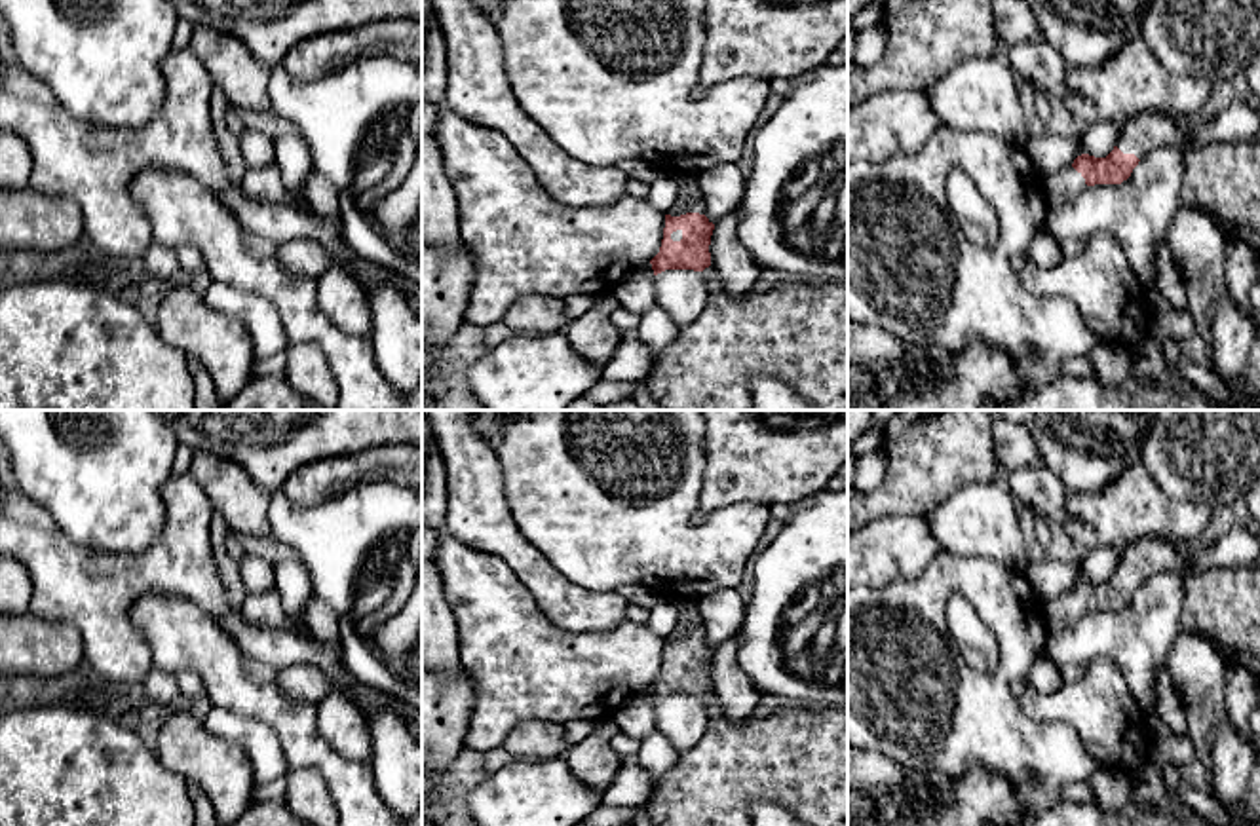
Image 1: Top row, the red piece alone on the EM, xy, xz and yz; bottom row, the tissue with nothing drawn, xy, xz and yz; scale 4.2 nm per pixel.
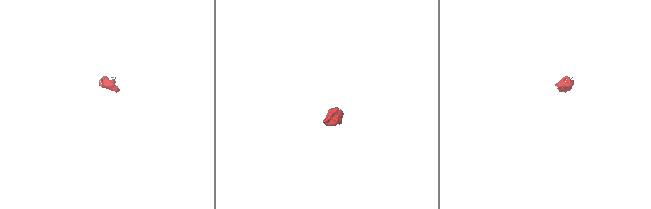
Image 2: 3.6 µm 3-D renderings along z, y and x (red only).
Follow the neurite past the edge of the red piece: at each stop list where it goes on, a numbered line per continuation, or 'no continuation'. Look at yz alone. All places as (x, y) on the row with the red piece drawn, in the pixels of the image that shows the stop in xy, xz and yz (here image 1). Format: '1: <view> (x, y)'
1: yz (1222, 177)
2: yz (1063, 187)

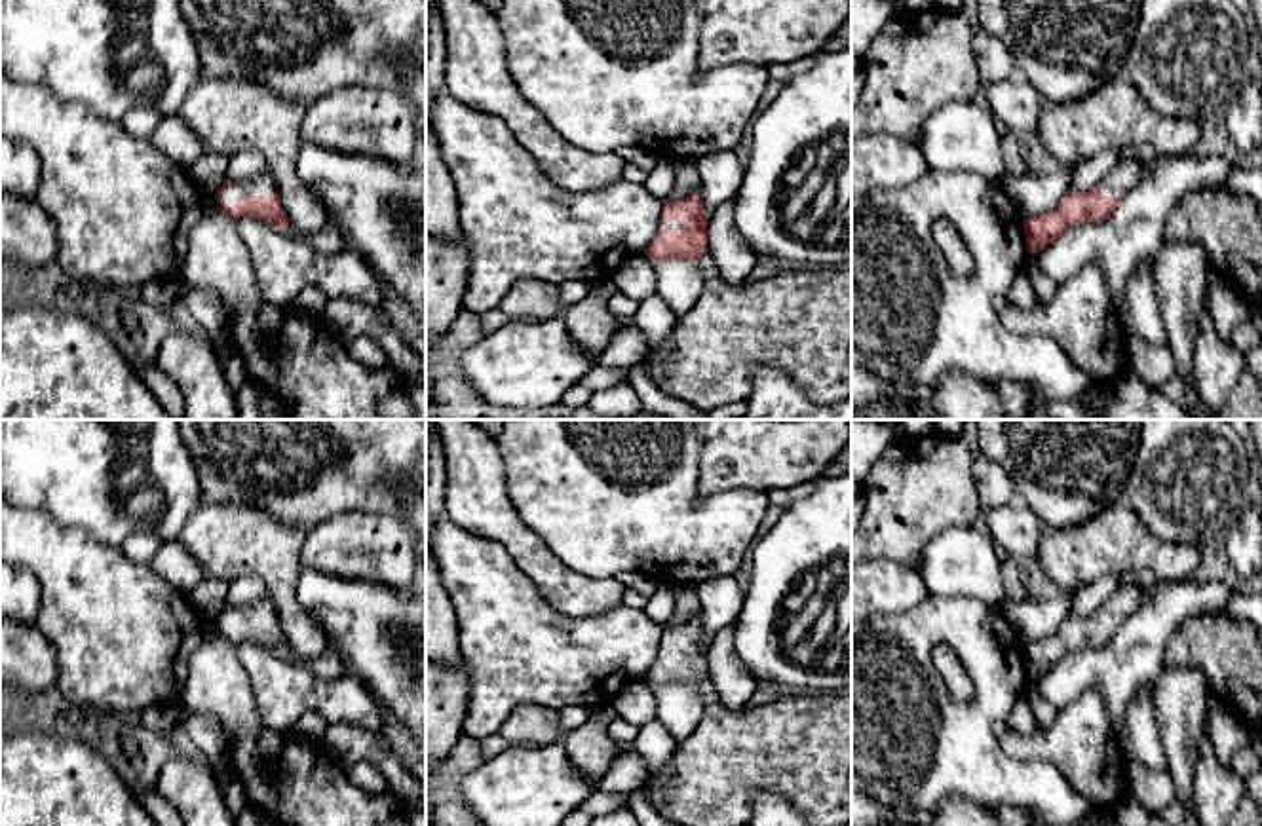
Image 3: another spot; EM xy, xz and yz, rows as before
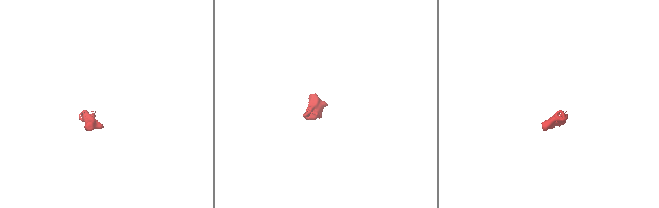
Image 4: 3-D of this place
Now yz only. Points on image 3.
1: yz (1122, 179)

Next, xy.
1: xy (261, 185)

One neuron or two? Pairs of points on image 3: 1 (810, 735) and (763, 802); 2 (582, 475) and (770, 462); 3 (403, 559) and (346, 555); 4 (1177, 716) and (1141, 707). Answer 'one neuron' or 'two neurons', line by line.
1: two neurons
2: two neurons
3: one neuron
4: two neurons

